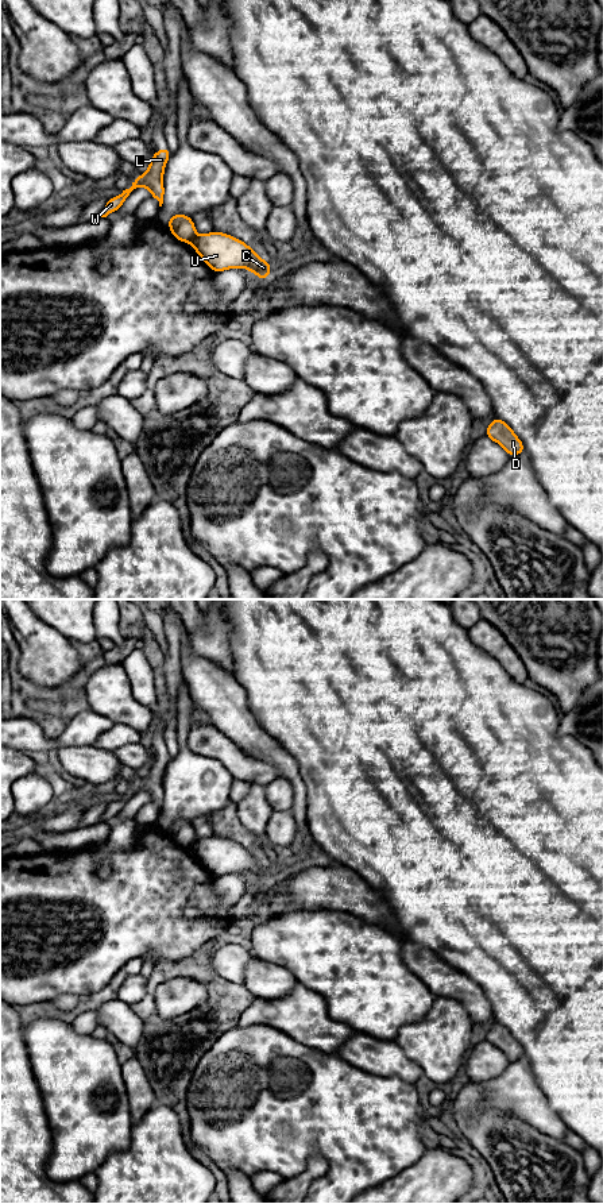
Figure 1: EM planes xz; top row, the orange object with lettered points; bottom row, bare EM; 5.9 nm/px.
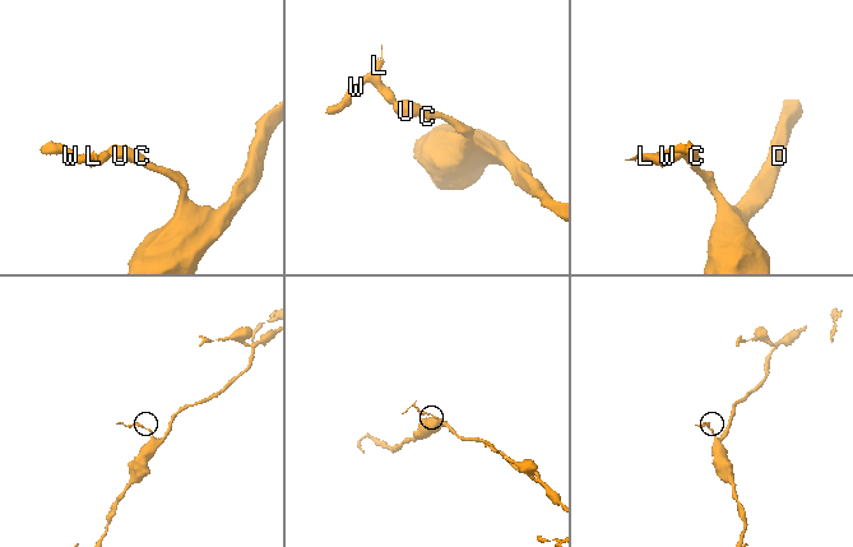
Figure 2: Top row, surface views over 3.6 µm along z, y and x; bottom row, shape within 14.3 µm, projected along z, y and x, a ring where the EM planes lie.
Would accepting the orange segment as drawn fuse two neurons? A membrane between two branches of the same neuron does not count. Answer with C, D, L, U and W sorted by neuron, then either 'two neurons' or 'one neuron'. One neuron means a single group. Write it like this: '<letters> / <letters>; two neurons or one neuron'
C D U / L W; two neurons

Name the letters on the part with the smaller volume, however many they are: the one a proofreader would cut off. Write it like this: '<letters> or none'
L, W

